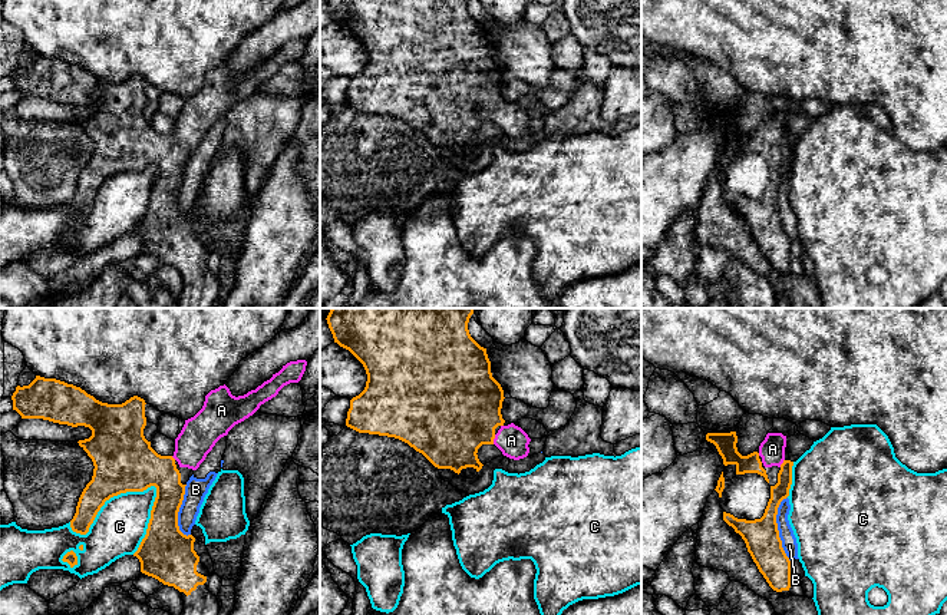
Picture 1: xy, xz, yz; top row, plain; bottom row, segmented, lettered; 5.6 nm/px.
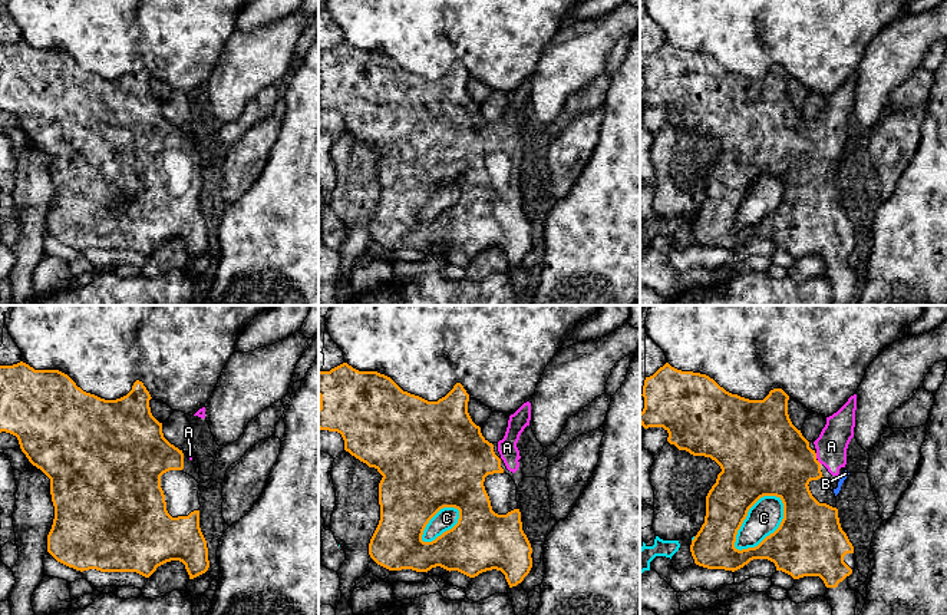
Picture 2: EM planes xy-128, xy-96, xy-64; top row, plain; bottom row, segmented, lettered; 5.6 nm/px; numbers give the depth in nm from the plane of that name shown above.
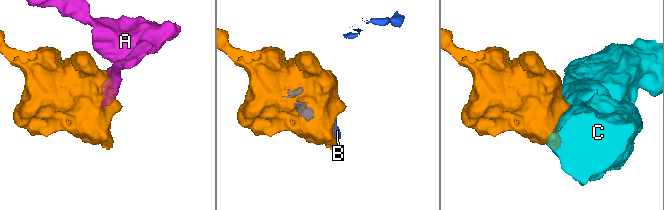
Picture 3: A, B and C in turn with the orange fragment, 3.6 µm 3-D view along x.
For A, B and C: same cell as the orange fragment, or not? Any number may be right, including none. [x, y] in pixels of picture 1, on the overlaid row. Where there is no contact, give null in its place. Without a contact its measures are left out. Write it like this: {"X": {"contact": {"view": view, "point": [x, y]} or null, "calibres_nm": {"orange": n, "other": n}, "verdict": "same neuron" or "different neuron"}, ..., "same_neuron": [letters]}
{"A": {"contact": {"view": "xz", "point": [494, 437]}, "calibres_nm": {"orange": 460, "other": 170}, "verdict": "same neuron"}, "B": {"contact": {"view": "yz", "point": [776, 529]}, "calibres_nm": {"orange": 190, "other": 90}, "verdict": "different neuron"}, "C": {"contact": {"view": "xy", "point": [106, 499]}, "calibres_nm": {"orange": 340, "other": 300}, "verdict": "different neuron"}, "same_neuron": ["A"]}

